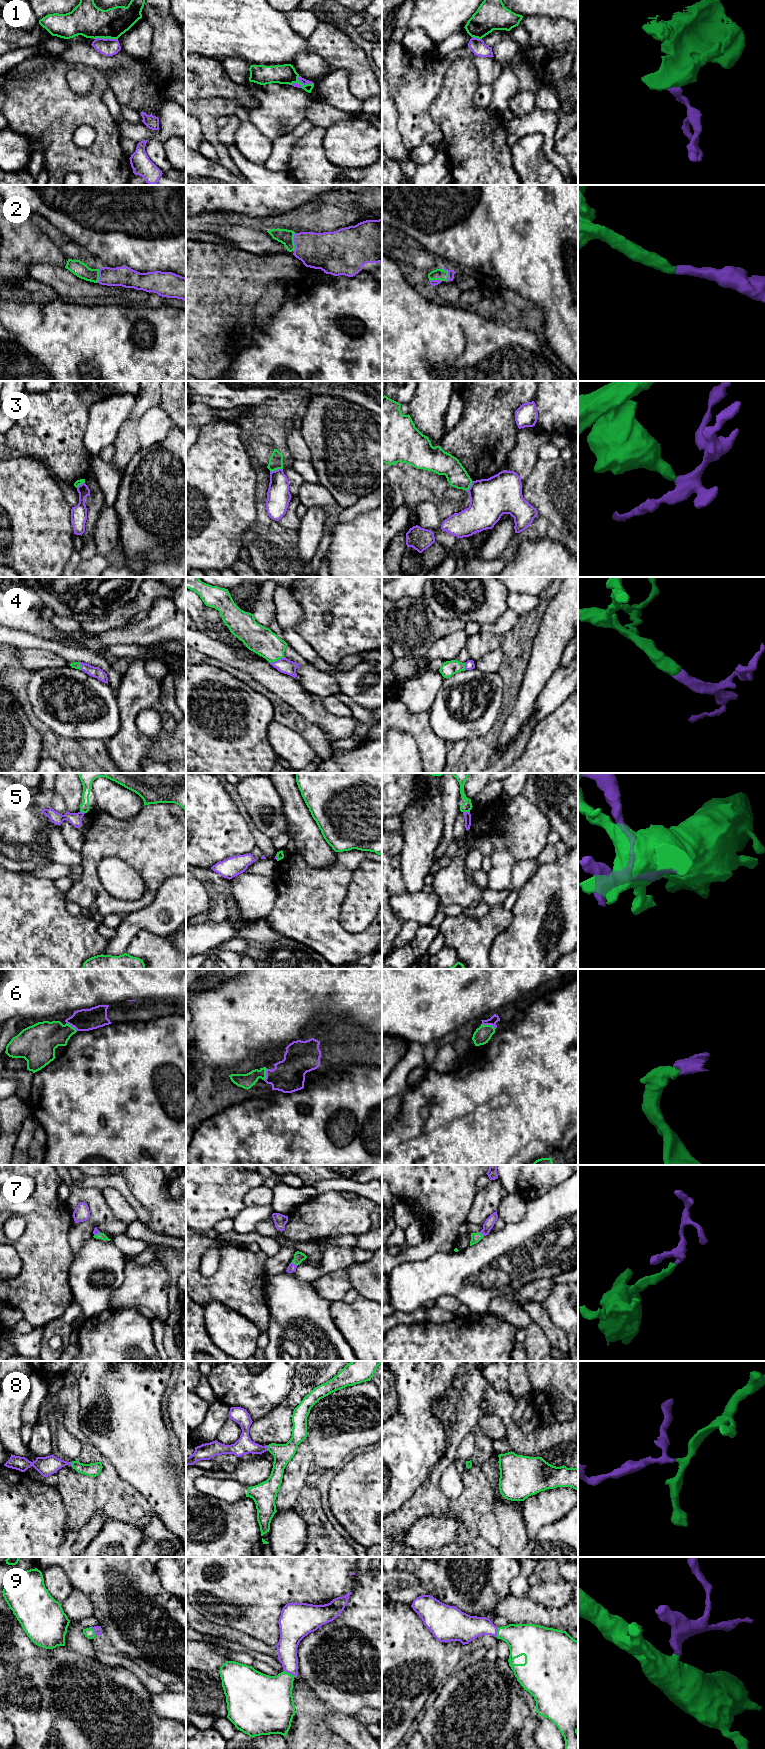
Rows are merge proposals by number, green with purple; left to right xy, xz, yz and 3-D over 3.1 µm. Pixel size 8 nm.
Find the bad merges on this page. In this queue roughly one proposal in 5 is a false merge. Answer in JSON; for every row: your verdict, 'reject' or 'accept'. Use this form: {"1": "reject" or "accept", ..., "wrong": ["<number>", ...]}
{"1": "reject", "2": "accept", "3": "reject", "4": "accept", "5": "reject", "6": "accept", "7": "accept", "8": "accept", "9": "accept", "wrong": ["1", "3", "5"]}

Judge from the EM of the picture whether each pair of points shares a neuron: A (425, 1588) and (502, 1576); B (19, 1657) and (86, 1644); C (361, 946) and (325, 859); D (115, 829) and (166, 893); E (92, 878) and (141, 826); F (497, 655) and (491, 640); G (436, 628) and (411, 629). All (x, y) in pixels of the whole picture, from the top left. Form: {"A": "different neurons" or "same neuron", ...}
{"A": "same neuron", "B": "different neurons", "C": "different neurons", "D": "different neurons", "E": "same neuron", "F": "different neurons", "G": "same neuron"}

